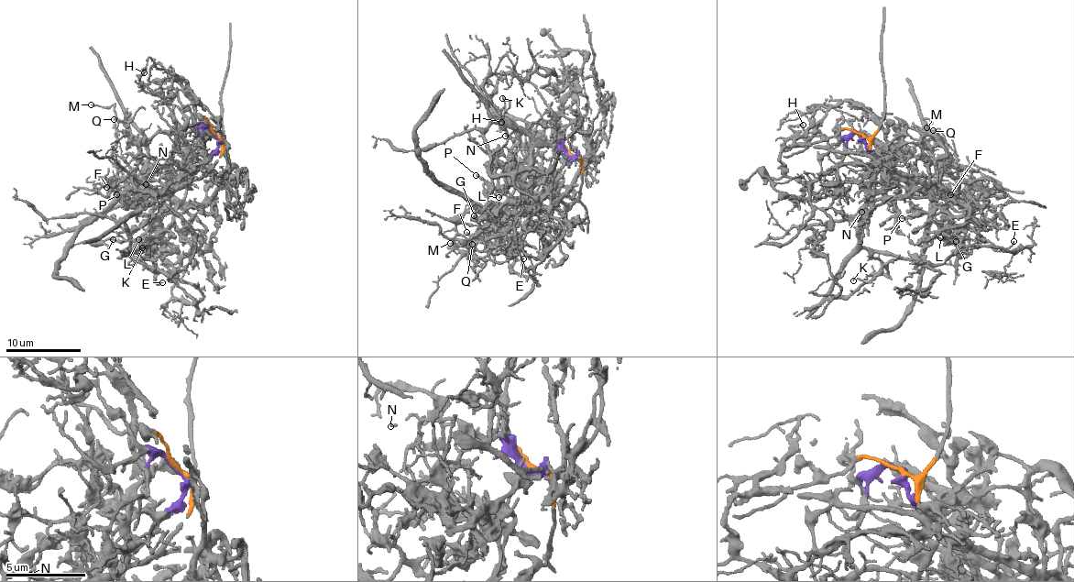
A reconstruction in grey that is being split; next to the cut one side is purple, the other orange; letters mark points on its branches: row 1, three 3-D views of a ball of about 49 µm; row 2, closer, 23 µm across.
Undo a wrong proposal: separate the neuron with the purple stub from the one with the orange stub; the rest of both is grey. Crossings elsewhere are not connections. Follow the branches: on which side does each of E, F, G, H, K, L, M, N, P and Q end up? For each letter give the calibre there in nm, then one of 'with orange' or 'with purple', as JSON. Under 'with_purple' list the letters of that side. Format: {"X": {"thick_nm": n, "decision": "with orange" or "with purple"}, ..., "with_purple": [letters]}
{"E": {"thick_nm": 140, "decision": "with purple"}, "F": {"thick_nm": 180, "decision": "with purple"}, "G": {"thick_nm": 180, "decision": "with purple"}, "H": {"thick_nm": 170, "decision": "with purple"}, "K": {"thick_nm": 120, "decision": "with orange"}, "L": {"thick_nm": 130, "decision": "with purple"}, "M": {"thick_nm": 150, "decision": "with purple"}, "N": {"thick_nm": 150, "decision": "with orange"}, "P": {"thick_nm": 130, "decision": "with purple"}, "Q": {"thick_nm": 100, "decision": "with purple"}, "with_purple": ["E", "F", "G", "H", "L", "M", "P", "Q"]}

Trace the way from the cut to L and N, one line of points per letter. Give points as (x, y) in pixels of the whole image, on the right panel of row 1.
L: (860, 134), (898, 176), (913, 185), (927, 191), (931, 187), (934, 210), (927, 233), (933, 237), (940, 237)
N: (860, 134), (866, 138), (875, 176), (870, 184), (870, 195), (862, 205), (864, 223), (861, 213)

